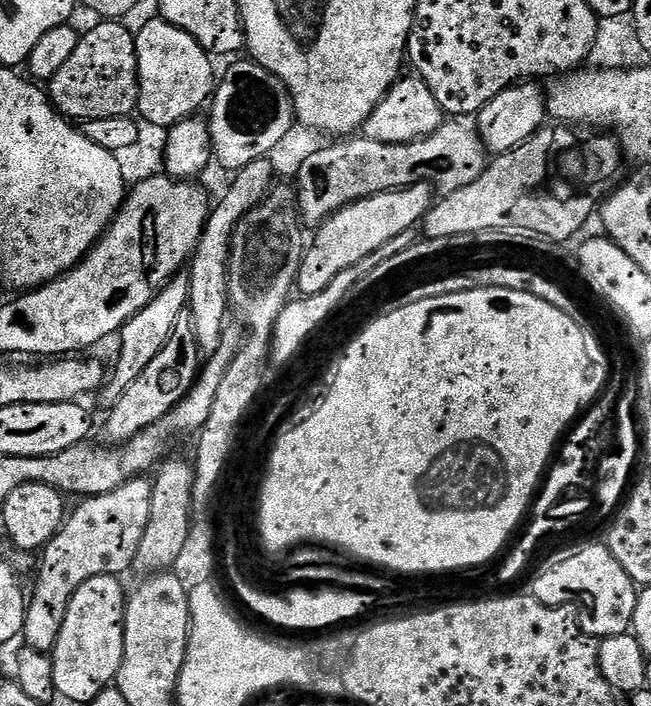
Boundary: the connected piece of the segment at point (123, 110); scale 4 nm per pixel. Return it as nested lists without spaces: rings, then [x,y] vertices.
[[[108,18],[96,22],[92,29],[81,35],[74,54],[63,64],[62,70],[54,74],[50,82],[50,100],[61,116],[72,122],[83,122],[94,118],[118,118],[132,116],[137,111],[138,102],[138,58],[136,57],[135,35],[115,19]]]

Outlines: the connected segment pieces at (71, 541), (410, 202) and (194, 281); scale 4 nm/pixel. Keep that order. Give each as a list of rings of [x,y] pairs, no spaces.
[[[148,478],[127,480],[122,486],[110,490],[101,496],[89,496],[81,499],[76,509],[67,513],[64,524],[58,534],[39,553],[40,569],[36,572],[36,585],[30,588],[24,610],[24,630],[22,640],[25,645],[39,652],[51,653],[58,642],[58,633],[62,630],[62,618],[66,618],[66,606],[74,598],[74,590],[82,582],[105,574],[124,574],[136,562],[138,545],[142,543],[142,534],[146,531],[146,522],[150,522],[150,494],[153,481]]]
[[[415,184],[409,188],[400,188],[397,192],[383,192],[374,194],[370,198],[362,198],[342,210],[338,210],[328,217],[323,224],[315,229],[316,237],[311,237],[304,253],[304,261],[300,263],[300,273],[296,275],[295,287],[301,297],[312,296],[325,290],[330,282],[334,281],[334,276],[352,267],[356,262],[361,262],[362,258],[374,253],[386,242],[398,238],[403,231],[417,227],[423,221],[424,216],[432,209],[434,203],[434,189],[430,184]]]
[[[261,158],[250,162],[250,166],[241,168],[239,172],[231,177],[232,185],[224,192],[224,197],[220,201],[215,201],[214,207],[209,211],[208,221],[204,223],[202,234],[198,238],[196,248],[192,252],[192,258],[187,265],[188,281],[190,282],[190,294],[188,295],[187,311],[190,313],[190,332],[200,343],[200,348],[204,354],[211,354],[218,350],[220,341],[225,339],[224,332],[224,315],[229,315],[228,306],[228,263],[230,262],[230,250],[232,249],[232,231],[238,226],[238,222],[249,212],[251,208],[256,206],[258,202],[264,200],[264,195],[268,193],[268,189],[273,187],[272,180],[272,163],[268,158]]]

